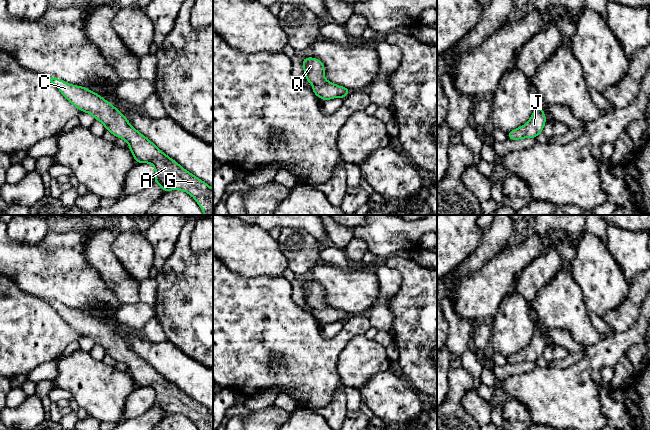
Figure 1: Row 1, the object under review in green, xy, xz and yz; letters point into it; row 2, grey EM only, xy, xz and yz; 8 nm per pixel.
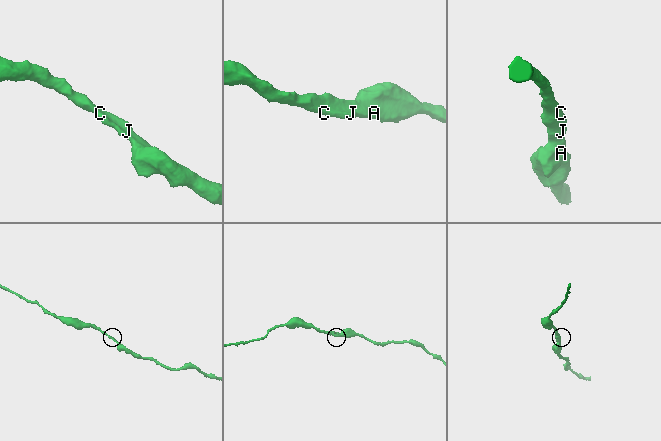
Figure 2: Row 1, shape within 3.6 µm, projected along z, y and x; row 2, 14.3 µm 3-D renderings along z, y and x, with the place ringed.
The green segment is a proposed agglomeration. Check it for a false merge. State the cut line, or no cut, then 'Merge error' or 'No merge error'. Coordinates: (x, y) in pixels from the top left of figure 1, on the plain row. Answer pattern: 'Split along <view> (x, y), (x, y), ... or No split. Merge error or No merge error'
No split. No merge error

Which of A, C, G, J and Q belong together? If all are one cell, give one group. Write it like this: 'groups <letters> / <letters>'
groups A C G J Q

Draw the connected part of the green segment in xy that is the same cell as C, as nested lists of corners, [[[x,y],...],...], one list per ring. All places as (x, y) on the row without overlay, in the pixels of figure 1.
[[[50,300],[44,302],[56,309],[73,330],[102,346],[106,355],[125,363],[136,387],[151,387],[155,391],[153,407],[159,408],[163,416],[179,413],[190,418],[199,430],[213,430],[213,413],[164,378],[132,351],[124,338],[111,327],[86,311],[71,309]]]

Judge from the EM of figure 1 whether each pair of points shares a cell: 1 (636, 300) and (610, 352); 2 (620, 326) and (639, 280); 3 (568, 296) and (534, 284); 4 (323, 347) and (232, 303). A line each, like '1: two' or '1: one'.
1: two
2: one
3: two
4: one

